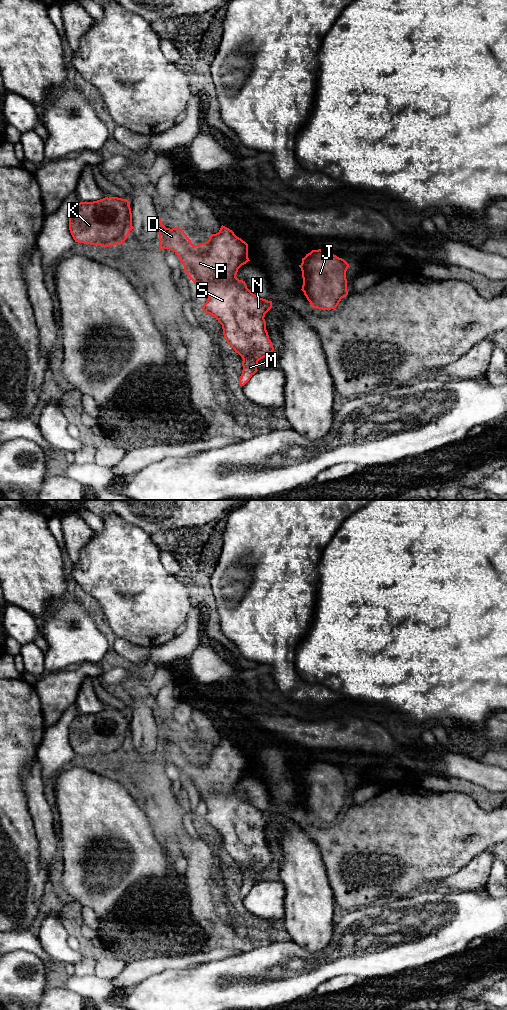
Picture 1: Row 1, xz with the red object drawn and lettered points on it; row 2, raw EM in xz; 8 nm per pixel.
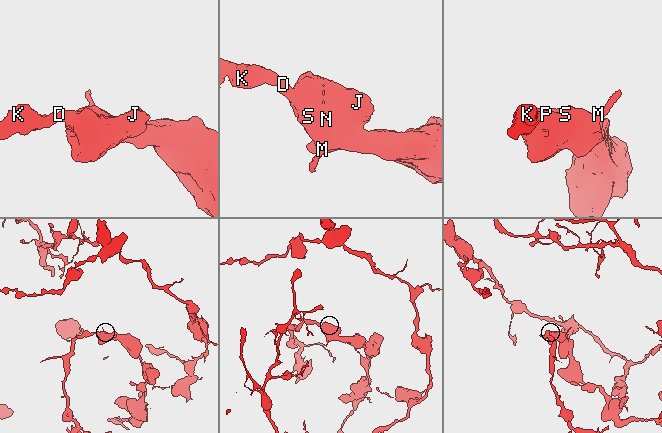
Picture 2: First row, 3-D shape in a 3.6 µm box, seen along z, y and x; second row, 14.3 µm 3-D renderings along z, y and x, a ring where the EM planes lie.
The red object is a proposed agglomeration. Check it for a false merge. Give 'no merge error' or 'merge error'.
no merge error

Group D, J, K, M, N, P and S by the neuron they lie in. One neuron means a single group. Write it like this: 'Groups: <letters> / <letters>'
Groups: D J K M N P S

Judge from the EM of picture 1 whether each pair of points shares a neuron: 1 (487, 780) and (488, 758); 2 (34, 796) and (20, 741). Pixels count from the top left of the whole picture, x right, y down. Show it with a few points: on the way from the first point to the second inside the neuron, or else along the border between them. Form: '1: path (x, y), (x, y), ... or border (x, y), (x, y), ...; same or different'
1: border (479, 761), (496, 767); different
2: border (36, 756), (22, 769), (22, 788); different

